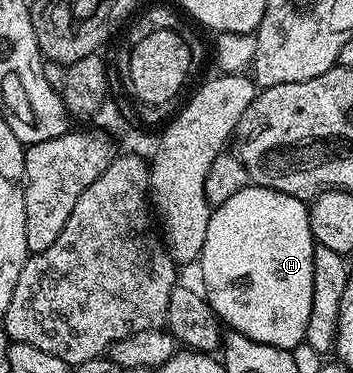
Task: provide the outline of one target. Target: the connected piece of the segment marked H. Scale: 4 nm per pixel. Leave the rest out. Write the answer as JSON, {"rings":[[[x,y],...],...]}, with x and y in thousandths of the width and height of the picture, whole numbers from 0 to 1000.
{"rings":[[[705,493],[686,504],[686,515],[652,525],[640,547],[598,566],[581,660],[569,665],[561,694],[567,735],[578,743],[575,786],[637,877],[671,895],[708,901],[708,912],[824,941],[858,920],[867,858],[878,858],[878,804],[890,804],[895,665],[864,534]]]}

